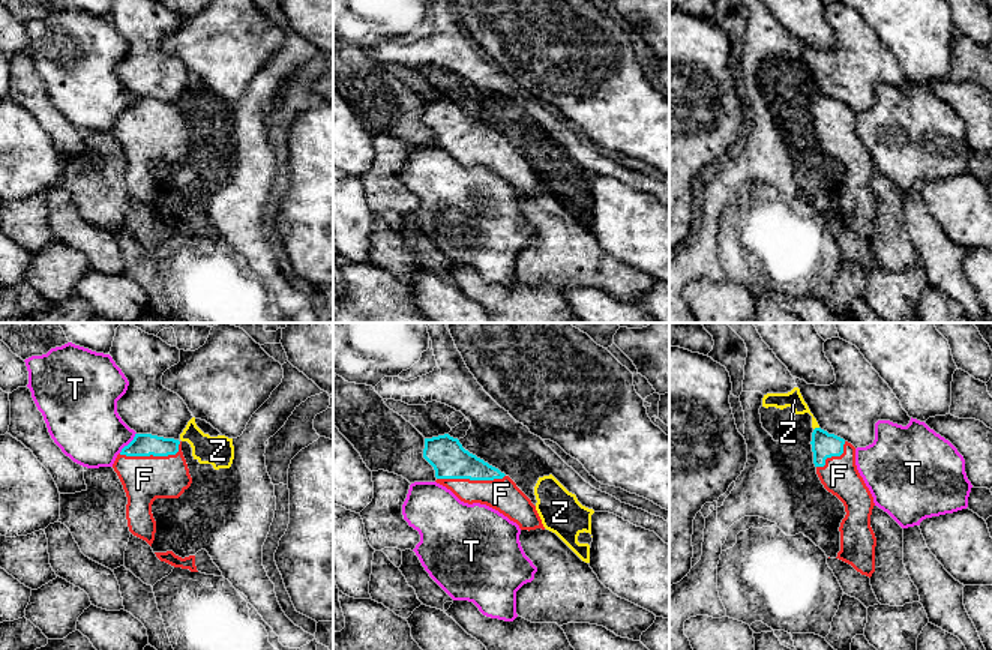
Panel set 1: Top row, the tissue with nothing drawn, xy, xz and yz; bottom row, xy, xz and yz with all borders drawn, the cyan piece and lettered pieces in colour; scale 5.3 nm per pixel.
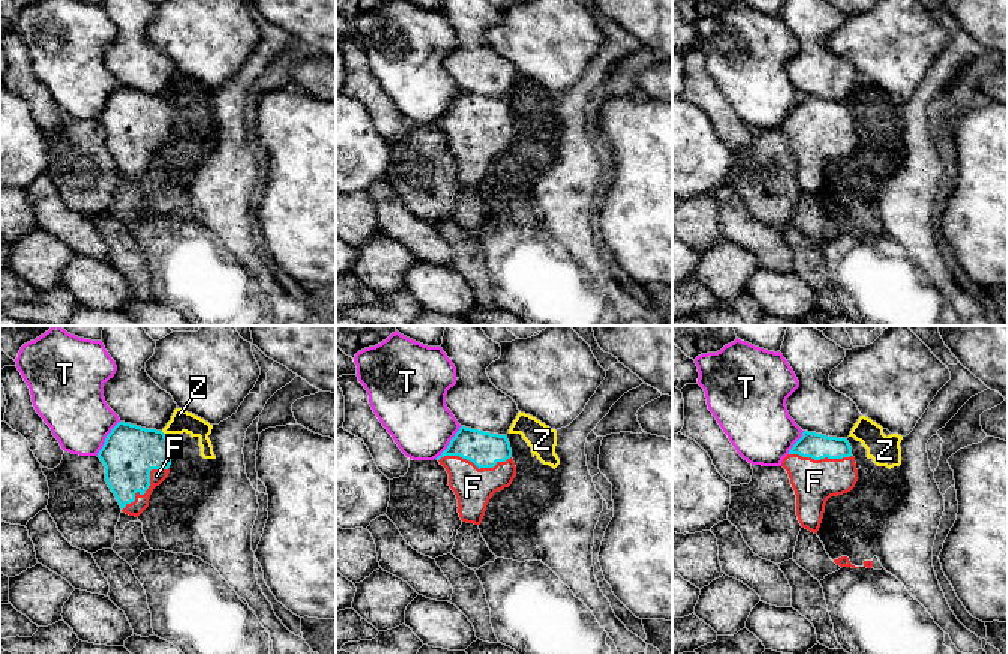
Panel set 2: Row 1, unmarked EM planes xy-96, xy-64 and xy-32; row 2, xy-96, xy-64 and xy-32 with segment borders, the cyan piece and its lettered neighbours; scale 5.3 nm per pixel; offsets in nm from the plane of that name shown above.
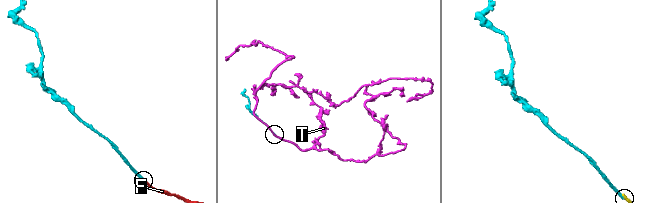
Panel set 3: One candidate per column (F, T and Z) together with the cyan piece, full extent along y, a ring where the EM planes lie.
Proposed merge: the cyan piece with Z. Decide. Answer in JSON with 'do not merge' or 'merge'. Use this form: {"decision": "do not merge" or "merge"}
{"decision": "do not merge"}

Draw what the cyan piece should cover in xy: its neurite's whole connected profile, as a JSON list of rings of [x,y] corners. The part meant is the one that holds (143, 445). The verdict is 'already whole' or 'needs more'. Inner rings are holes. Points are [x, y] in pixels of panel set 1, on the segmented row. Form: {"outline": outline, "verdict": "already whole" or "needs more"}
{"outline": [[[135,434],[134,440],[117,455],[113,468],[128,497],[129,531],[152,546],[156,533],[153,501],[179,498],[192,483],[182,441]]], "verdict": "needs more"}

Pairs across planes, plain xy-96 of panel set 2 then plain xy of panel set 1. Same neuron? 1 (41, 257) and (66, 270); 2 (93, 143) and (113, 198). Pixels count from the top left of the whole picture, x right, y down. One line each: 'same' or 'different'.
1: same
2: same

